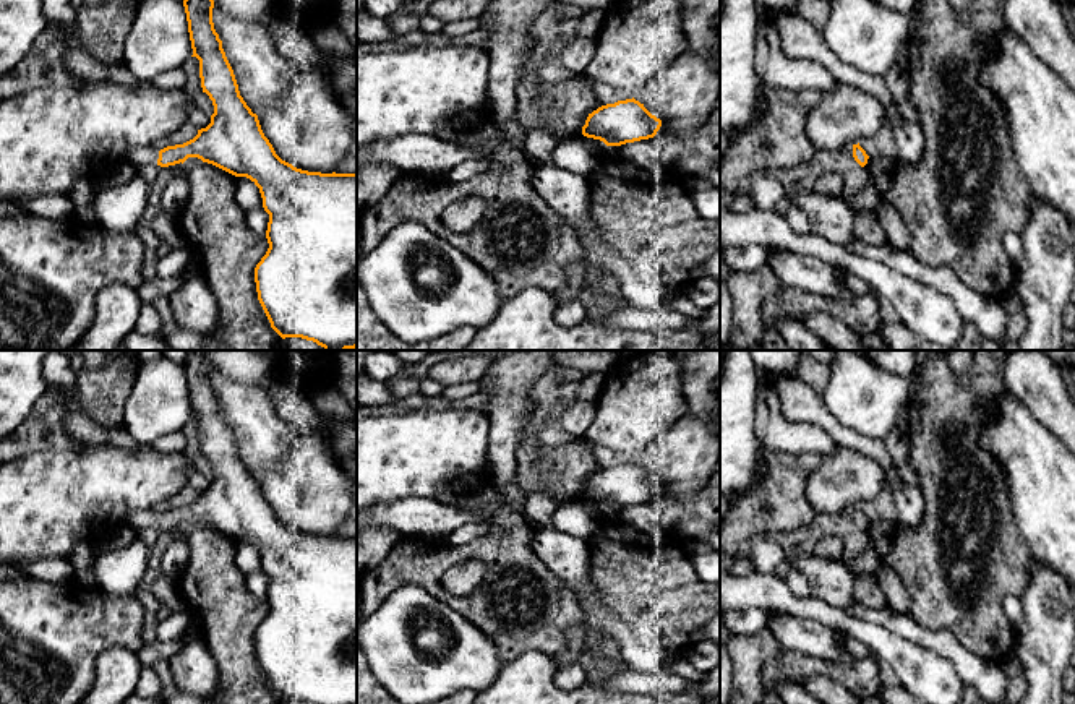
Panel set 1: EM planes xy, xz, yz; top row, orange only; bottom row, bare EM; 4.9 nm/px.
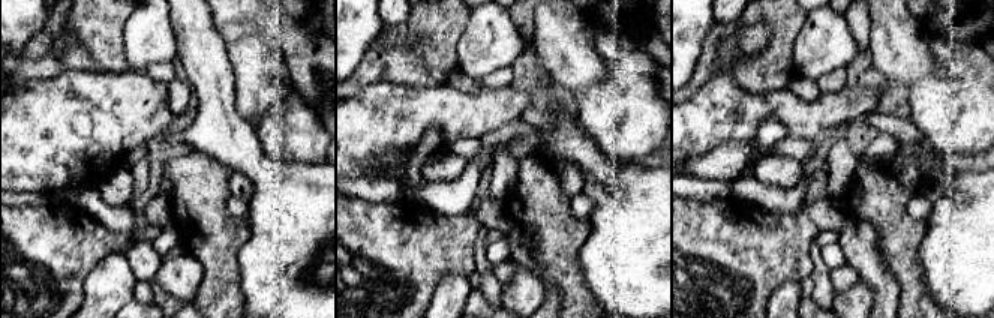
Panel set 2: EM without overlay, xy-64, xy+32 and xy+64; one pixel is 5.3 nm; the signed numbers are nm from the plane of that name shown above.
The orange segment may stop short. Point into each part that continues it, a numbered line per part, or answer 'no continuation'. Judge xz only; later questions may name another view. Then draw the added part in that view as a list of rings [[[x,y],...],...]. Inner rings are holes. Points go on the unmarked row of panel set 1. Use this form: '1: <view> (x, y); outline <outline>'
no continuation

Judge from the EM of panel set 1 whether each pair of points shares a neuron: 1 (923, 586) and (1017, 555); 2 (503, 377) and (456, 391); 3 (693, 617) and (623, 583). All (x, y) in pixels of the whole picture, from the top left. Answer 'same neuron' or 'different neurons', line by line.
1: same neuron
2: different neurons
3: same neuron

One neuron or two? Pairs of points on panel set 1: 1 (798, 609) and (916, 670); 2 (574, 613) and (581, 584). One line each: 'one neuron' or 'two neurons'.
1: one neuron
2: two neurons

